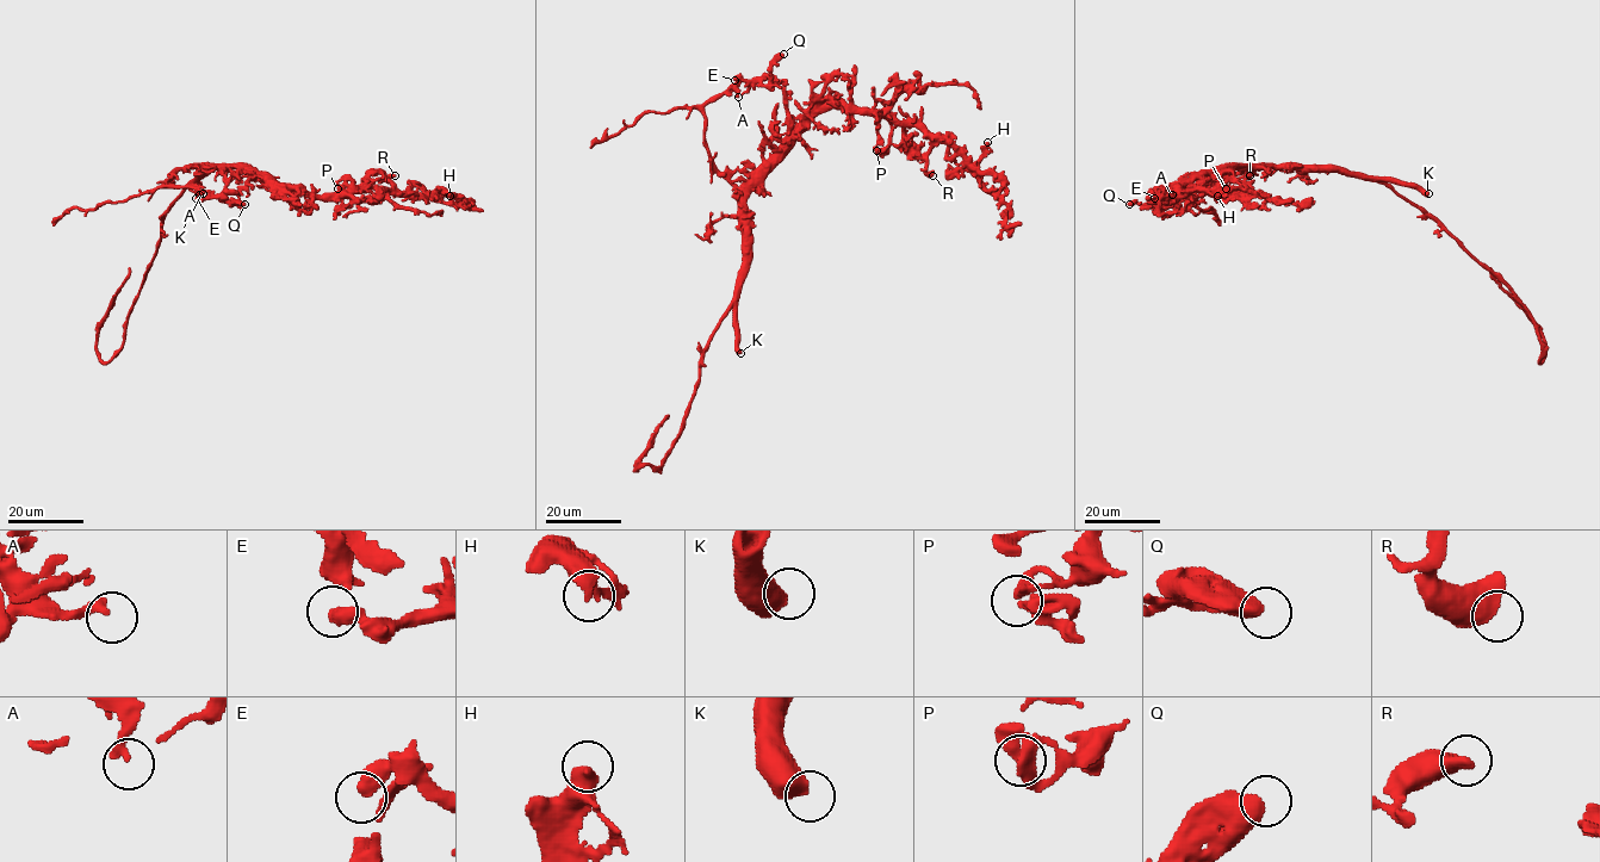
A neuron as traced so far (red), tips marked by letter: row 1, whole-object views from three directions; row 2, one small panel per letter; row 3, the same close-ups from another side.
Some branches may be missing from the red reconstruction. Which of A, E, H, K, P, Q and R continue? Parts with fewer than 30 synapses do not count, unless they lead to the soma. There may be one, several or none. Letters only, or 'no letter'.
K

